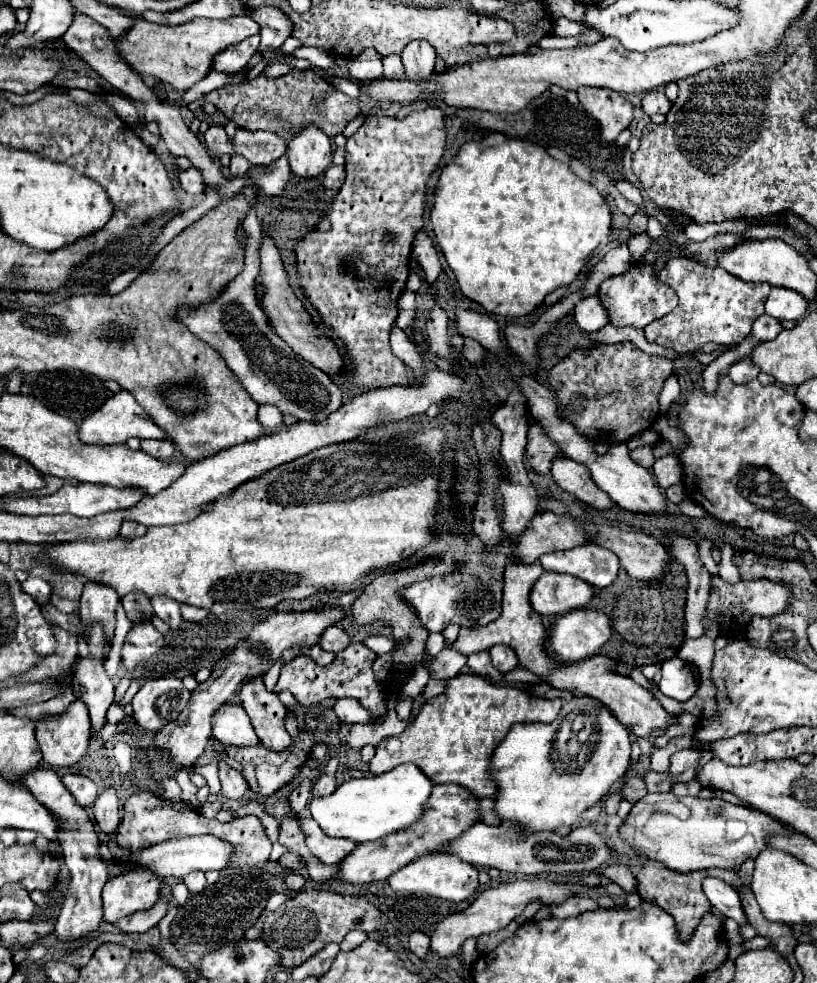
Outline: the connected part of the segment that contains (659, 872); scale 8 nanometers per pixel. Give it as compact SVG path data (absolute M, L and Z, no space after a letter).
M650 859L650 861L646 861L642 865L642 871L636 875L638 895L644 901L656 903L666 913L670 913L674 917L674 923L676 923L680 939L690 939L692 933L694 933L694 929L696 929L696 925L700 923L700 917L704 917L704 913L710 913L710 903L708 903L708 899L704 897L704 891L702 891L702 879L704 877L718 877L718 879L724 879L726 883L730 883L732 887L738 889L740 885L750 885L750 881L752 881L752 869L754 869L754 859L746 859L742 863L740 871L712 867L712 869L698 869L694 873L676 873L676 871L670 871L668 867L660 865L658 861Z

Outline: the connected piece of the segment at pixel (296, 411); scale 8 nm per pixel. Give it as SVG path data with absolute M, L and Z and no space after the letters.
M250 209L244 221L244 233L248 237L244 271L236 279L232 279L214 301L198 305L196 309L180 305L176 309L176 321L186 325L198 339L206 341L222 353L228 367L234 371L242 387L254 397L256 403L274 405L282 413L290 413L300 421L322 421L324 417L328 417L328 413L340 409L342 391L326 373L308 365L308 361L304 361L302 357L294 357L292 349L268 329L268 321L254 295L254 279L258 277L260 269L258 251L262 239L254 209Z

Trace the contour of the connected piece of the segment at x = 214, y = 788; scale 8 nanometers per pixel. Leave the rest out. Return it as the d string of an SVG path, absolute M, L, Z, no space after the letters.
M218 759L213 760L211 763L196 767L196 772L202 775L209 787L210 794L219 794L221 791L221 783L218 776Z

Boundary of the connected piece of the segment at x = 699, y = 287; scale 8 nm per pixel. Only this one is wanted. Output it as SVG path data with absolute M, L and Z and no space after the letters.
M686 257L670 259L658 277L676 291L680 303L666 317L652 321L644 333L650 343L666 345L676 353L692 353L710 341L722 345L740 345L752 331L756 317L764 313L764 301L770 293L768 283L752 285L740 281L722 267L706 267Z

